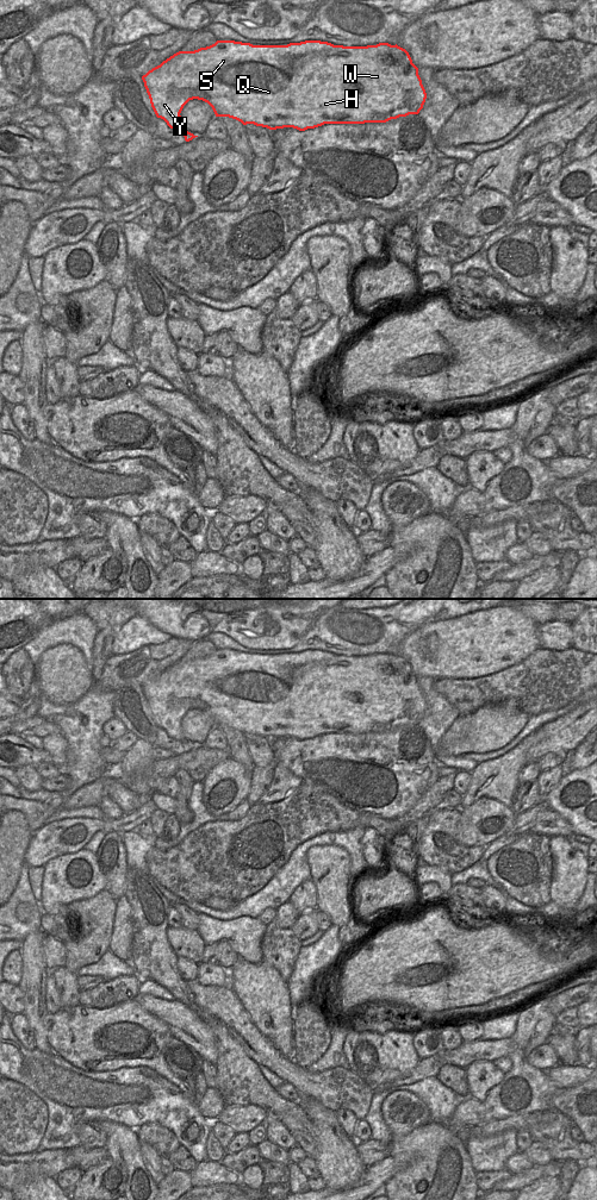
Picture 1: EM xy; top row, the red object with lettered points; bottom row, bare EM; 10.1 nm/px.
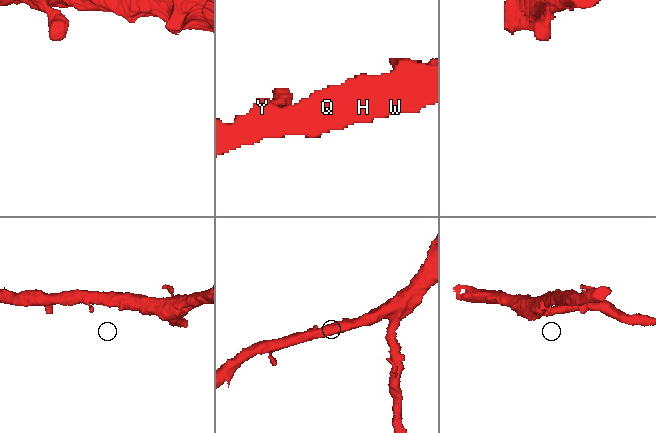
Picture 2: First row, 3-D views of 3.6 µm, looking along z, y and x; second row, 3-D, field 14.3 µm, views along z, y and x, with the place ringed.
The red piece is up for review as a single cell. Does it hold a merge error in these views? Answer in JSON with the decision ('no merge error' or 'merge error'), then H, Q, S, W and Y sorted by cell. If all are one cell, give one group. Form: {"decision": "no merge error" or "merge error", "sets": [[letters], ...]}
{"decision": "no merge error", "sets": [["H", "Q", "S", "W", "Y"]]}

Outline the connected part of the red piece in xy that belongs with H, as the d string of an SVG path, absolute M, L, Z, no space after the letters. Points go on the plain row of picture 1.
M217 650L214 654L206 657L200 657L194 661L179 661L174 663L160 675L153 677L143 685L142 689L156 726L163 729L170 738L181 742L186 751L198 746L184 738L182 727L180 725L184 715L193 708L207 712L212 717L216 726L229 726L241 731L243 735L254 733L269 739L293 737L299 740L315 738L324 733L386 732L399 726L418 724L427 708L425 699L418 685L418 677L412 673L409 662L397 654L391 655L388 652L379 652L377 655L367 656L343 656L321 650L305 650L300 652L290 652L287 655L253 655L250 652L235 650Z

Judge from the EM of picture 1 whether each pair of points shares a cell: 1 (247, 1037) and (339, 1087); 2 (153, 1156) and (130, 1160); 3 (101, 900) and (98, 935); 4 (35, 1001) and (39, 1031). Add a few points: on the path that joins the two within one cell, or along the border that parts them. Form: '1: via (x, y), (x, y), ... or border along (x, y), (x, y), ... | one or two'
1: via (269, 1056), (288, 1072), (309, 1083), (316, 1085) | one
2: border along (140, 1142), (141, 1158), (155, 1183) | two
3: via (101, 908), (98, 912), (98, 926) | one
4: via (35, 1008), (36, 1024) | one

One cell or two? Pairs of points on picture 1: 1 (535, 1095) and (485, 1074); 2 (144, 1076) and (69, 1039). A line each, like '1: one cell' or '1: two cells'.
1: two cells
2: two cells

